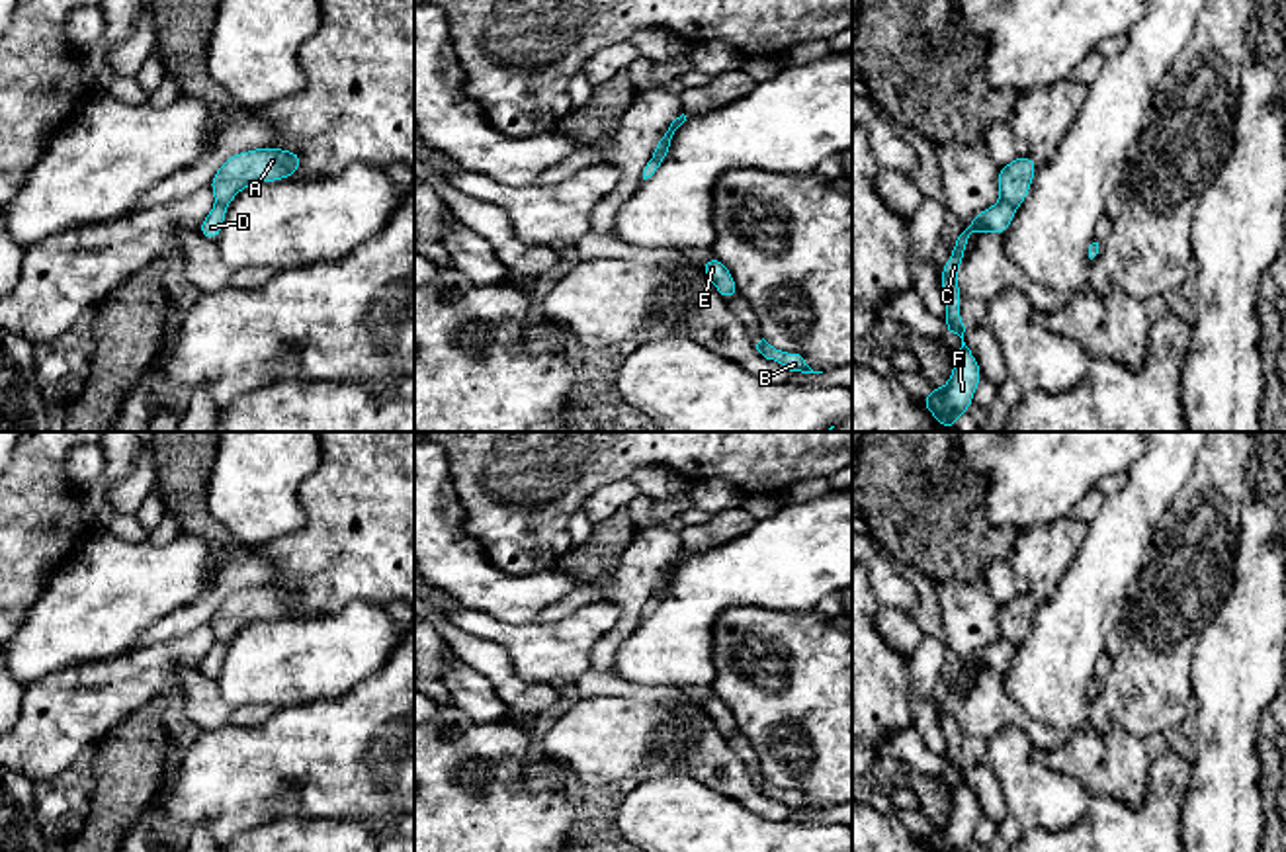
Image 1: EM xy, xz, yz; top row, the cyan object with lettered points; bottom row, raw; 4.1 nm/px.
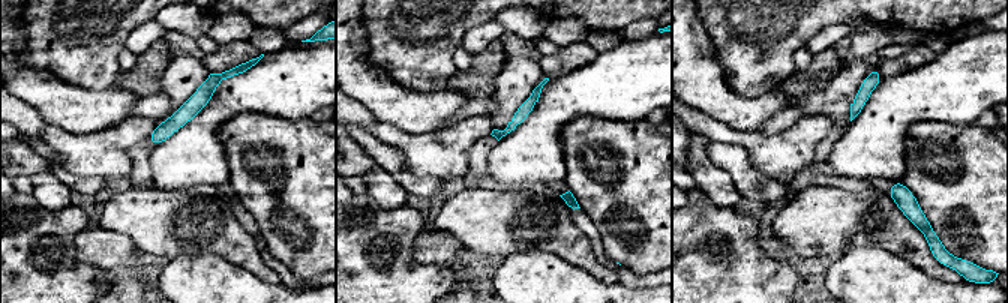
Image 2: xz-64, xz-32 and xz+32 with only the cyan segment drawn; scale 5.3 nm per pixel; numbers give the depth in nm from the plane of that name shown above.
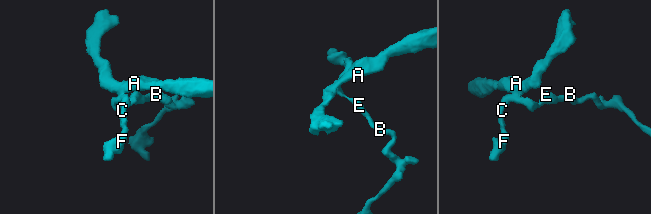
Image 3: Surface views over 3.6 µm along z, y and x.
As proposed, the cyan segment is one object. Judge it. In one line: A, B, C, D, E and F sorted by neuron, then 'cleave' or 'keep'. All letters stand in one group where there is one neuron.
A / B C D E F; cleave

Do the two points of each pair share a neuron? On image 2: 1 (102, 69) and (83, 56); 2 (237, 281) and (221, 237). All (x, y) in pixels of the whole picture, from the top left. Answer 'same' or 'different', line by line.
1: same
2: different

